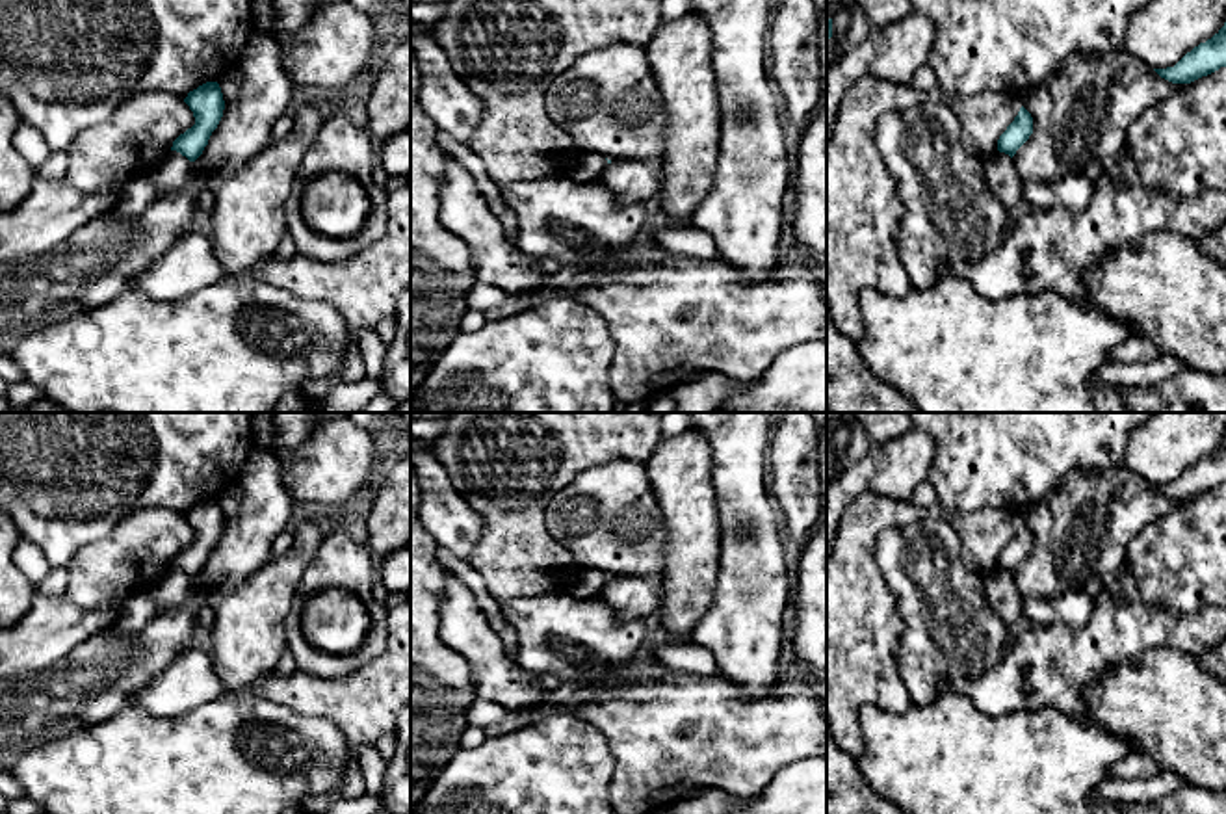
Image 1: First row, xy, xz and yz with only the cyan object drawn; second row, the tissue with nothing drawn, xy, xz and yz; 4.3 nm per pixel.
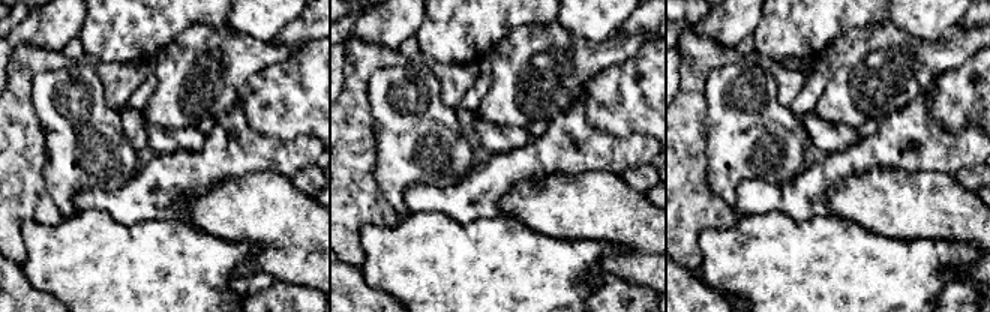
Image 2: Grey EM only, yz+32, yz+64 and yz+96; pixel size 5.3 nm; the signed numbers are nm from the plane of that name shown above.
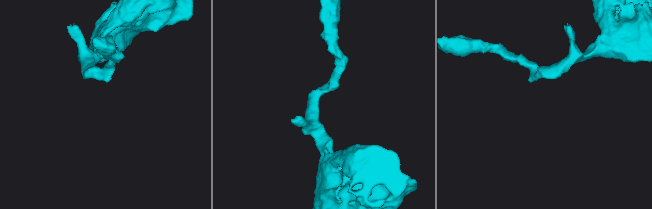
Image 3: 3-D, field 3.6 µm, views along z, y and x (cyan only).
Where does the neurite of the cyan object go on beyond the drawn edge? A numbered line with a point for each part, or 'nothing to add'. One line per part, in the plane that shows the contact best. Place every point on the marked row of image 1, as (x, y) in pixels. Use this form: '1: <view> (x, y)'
nothing to add

